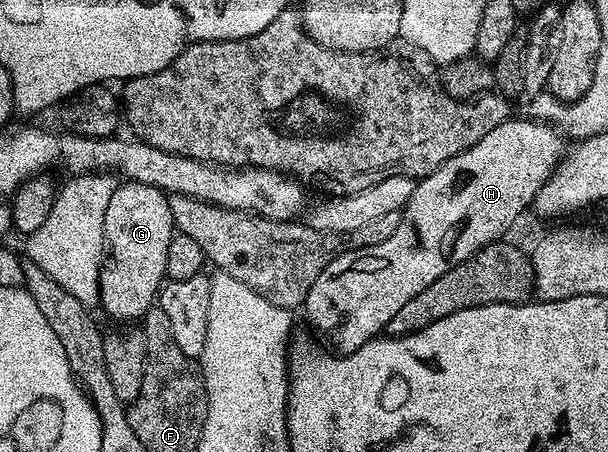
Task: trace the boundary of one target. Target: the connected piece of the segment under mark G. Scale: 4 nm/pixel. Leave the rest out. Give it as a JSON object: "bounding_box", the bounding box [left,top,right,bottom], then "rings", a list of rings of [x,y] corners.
{"bounding_box":[99,181,177,324],"rings":[[[124,181],[116,185],[113,197],[109,199],[109,208],[105,208],[105,240],[103,245],[103,267],[99,273],[99,306],[115,322],[131,324],[142,319],[148,310],[156,305],[161,287],[164,285],[165,256],[169,256],[169,240],[177,233],[170,197],[164,191],[149,184]]]}

